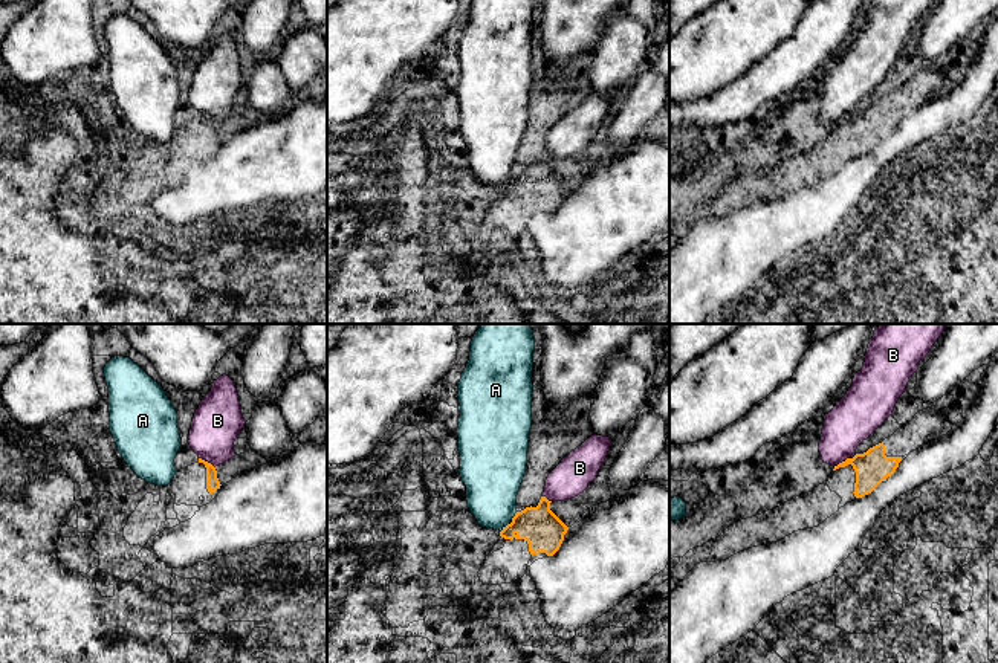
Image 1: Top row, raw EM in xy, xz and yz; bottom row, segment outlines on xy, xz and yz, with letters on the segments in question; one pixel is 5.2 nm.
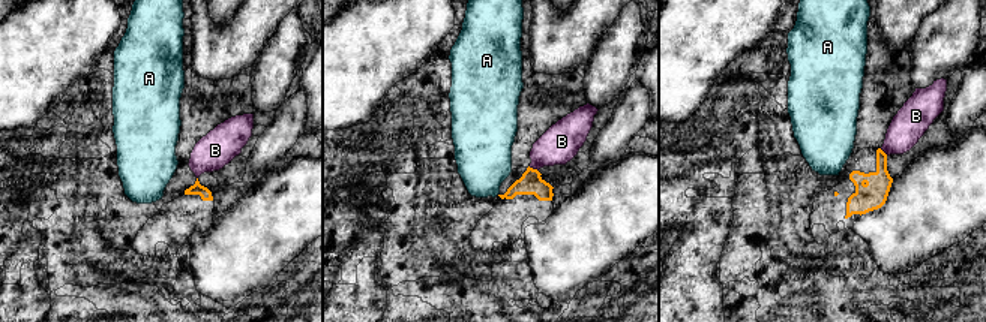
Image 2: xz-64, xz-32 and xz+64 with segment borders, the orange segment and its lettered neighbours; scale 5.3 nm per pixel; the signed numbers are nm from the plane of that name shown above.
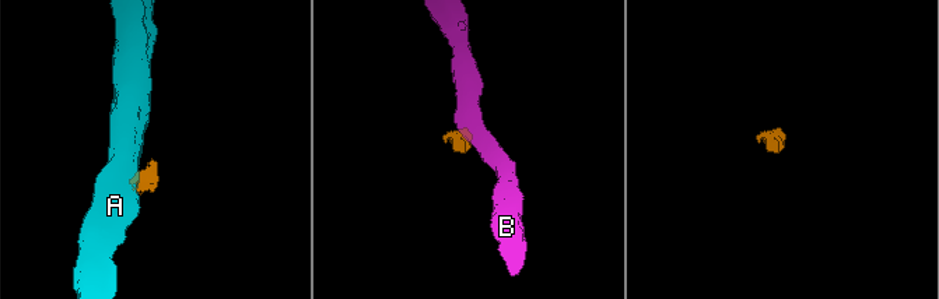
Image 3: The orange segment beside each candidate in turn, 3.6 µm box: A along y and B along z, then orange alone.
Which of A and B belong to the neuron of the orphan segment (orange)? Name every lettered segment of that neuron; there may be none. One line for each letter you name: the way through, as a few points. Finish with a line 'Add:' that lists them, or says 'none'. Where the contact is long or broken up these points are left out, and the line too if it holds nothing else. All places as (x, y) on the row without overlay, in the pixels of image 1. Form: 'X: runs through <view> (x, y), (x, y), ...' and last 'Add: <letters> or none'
Add: none

